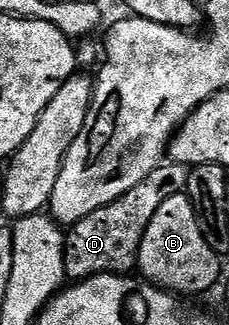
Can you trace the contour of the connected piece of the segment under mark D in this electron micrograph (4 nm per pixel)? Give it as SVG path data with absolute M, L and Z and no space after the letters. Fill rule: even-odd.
M169 160L160 164L138 187L126 191L122 199L114 199L106 207L86 215L77 225L67 230L64 239L64 272L73 282L85 281L88 277L96 277L100 273L129 272L128 268L136 265L136 257L140 254L142 235L146 235L146 227L150 227L150 219L174 195L185 192L188 187L189 166L180 165Z

